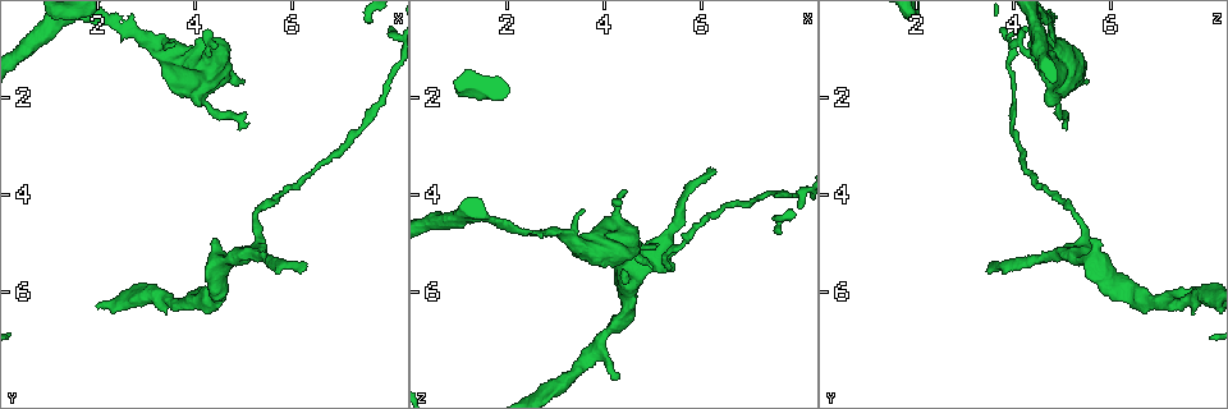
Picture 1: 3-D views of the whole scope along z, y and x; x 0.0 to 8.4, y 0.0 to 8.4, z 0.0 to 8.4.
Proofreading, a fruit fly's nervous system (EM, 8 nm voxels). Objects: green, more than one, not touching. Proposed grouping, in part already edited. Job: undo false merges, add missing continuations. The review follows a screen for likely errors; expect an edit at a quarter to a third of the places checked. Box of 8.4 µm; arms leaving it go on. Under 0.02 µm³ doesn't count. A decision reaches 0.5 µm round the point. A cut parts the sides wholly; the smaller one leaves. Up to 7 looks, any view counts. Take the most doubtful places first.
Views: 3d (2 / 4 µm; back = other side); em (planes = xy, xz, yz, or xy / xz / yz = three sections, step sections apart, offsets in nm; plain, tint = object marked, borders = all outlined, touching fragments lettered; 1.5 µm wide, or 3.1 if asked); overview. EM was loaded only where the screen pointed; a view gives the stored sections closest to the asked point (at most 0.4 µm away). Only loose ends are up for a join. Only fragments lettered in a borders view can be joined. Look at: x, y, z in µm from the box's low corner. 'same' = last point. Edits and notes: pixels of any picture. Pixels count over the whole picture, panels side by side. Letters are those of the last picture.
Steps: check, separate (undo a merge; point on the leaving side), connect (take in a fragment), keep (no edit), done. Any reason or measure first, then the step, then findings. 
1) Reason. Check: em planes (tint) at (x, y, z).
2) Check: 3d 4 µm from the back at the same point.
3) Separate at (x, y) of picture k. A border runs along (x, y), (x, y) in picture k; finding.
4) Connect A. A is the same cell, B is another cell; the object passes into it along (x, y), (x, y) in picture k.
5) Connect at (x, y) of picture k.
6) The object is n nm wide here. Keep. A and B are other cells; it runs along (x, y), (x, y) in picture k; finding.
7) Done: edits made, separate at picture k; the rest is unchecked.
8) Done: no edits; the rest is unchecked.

Check: em planes (tint) at (3.25, 0.85, 4.80).

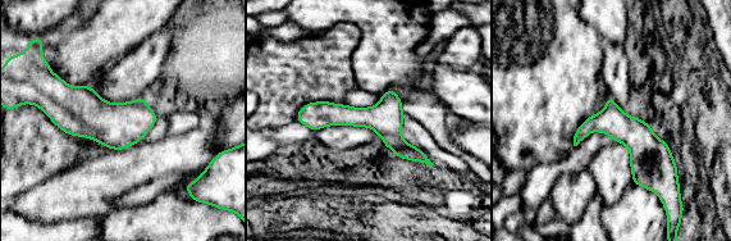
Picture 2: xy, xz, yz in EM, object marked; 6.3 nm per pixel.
See the neighbours. Check: em planes (borders) at the same point.

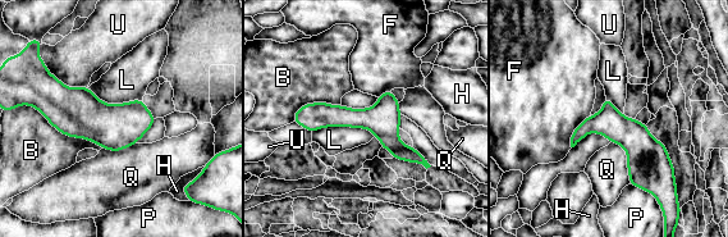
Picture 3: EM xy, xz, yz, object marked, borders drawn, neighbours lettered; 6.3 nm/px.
The longest contact is with B, 500 nm. Keep. B, F, H, L, P, Q and U are other cells; it runs along (297, 118), (370, 118), (421, 160) in picture 3; one neuron here.

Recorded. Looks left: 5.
Thick turns thin. Check: em planes (borders) at (5.60, 5.30, 4.50).

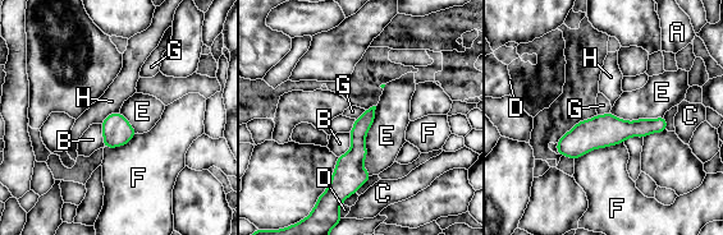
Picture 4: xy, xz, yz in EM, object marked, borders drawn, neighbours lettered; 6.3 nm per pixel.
The object is 100 nm wide here. Keep. A, B, C, D, E, F, G and H are other cells; a border runs along (376, 106), (362, 164), (371, 175) in picture 4; continuous, no second neuron.

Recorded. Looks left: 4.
Thin end. Check: 3d 4 µm at (5.15, 2.55, 5.00).

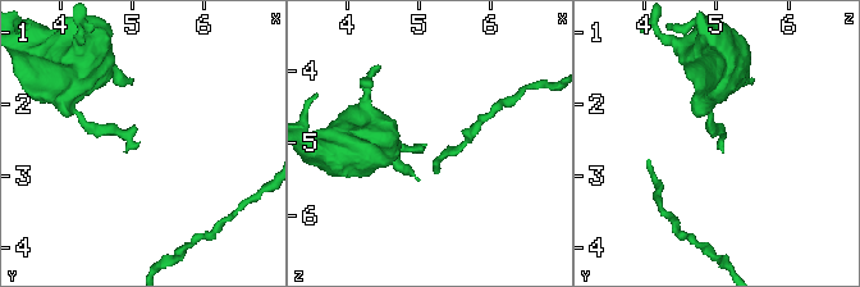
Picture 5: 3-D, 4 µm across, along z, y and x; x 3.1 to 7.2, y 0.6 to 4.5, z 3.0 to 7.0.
Shape alone is not enough. Check: em planes (borders) at (5.15, 2.50, 5.00).

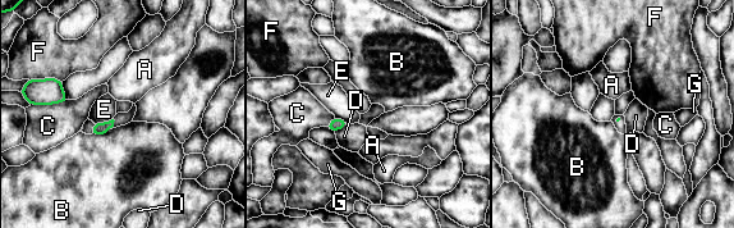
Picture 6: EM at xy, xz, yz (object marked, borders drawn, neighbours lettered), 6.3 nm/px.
Keep. A, B, C, D, E, F and G are other cells; no lettered fragment goes on from it.

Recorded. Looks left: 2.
Done: no edits; the rest is unchecked.

